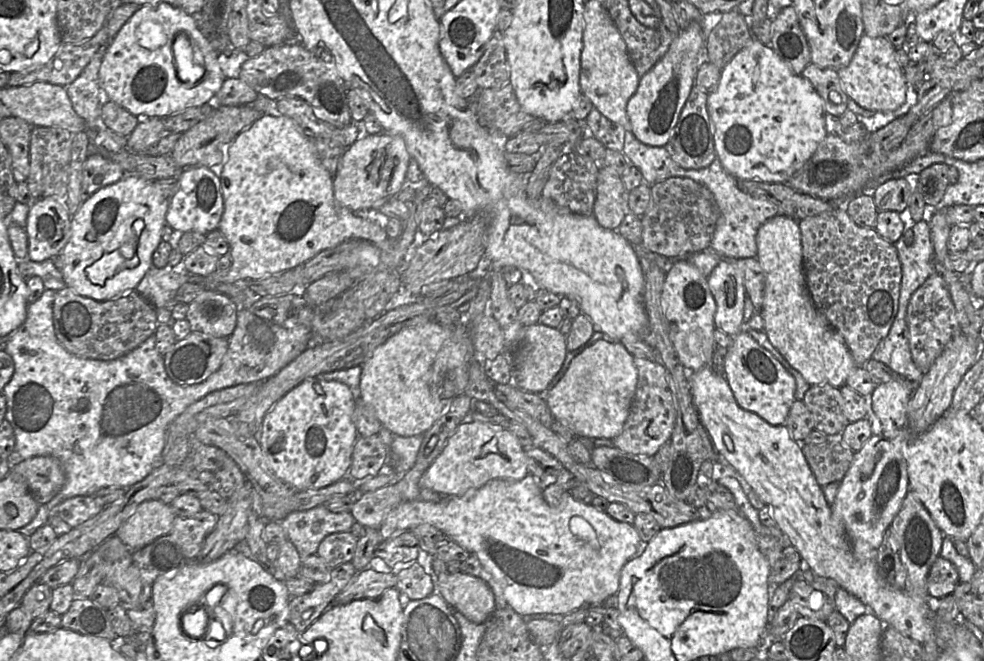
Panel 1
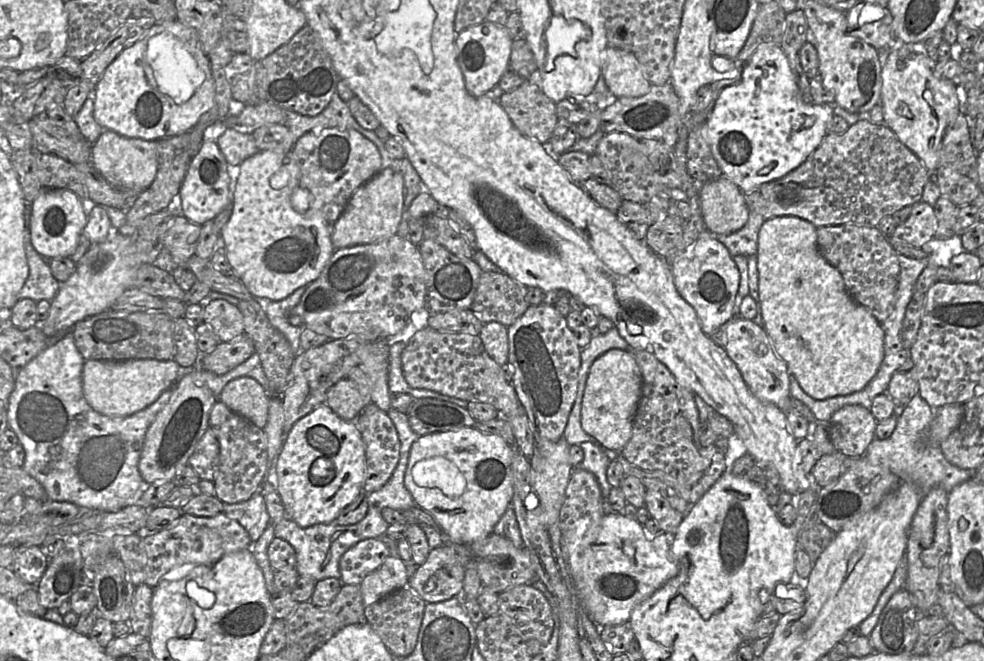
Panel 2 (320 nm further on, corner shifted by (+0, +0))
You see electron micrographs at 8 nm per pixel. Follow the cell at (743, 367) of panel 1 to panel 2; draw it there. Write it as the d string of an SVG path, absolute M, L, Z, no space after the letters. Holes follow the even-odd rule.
M733 311L726 323L729 324L725 327L727 344L724 350L737 366L751 393L764 402L776 405L784 412L788 428L795 439L805 438L809 422L791 410L787 364L777 355L765 330L752 320L733 316Z

